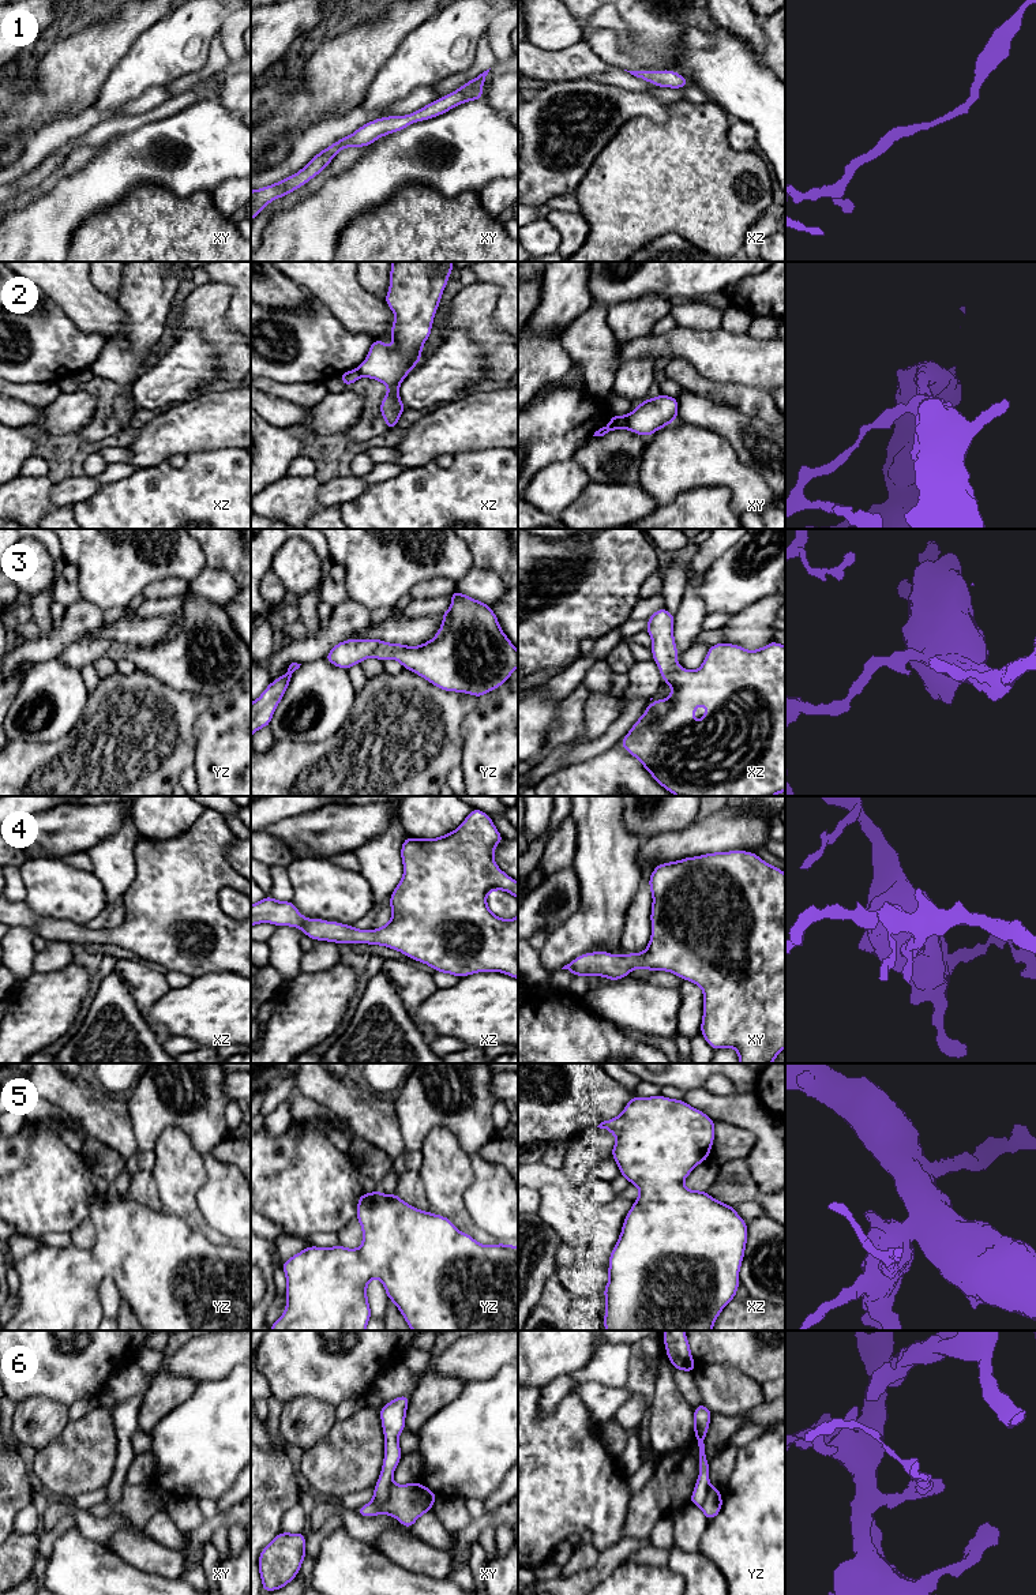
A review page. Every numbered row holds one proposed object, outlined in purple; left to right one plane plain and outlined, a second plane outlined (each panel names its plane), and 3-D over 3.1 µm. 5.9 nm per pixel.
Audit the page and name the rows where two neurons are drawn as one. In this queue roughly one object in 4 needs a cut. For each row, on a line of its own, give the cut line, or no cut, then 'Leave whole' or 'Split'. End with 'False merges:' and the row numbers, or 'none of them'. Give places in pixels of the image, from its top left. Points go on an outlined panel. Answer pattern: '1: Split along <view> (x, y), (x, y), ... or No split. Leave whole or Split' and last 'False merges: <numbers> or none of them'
1: No split. Leave whole
2: Split along xy (626, 416), (629, 428). Split
3: No split. Leave whole
4: No split. Leave whole
5: No split. Leave whole
6: Split along xy (393, 1483), (389, 1494), (382, 1501), (372, 1501). Split
False merges: 2, 6

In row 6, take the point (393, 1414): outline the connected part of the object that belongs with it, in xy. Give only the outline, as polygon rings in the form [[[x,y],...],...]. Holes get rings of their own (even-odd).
[[[399,1396],[390,1403],[382,1406],[380,1421],[384,1434],[384,1460],[382,1464],[382,1472],[374,1489],[375,1502],[383,1502],[390,1493],[390,1486],[393,1485],[393,1474],[399,1463],[402,1450],[398,1445],[399,1434],[406,1429],[405,1416],[409,1404],[410,1396]]]

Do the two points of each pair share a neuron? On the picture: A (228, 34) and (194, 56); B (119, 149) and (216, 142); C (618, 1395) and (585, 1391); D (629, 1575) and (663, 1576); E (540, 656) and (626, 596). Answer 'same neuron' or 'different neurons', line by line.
A: different neurons
B: same neuron
C: same neuron
D: same neuron
E: same neuron

